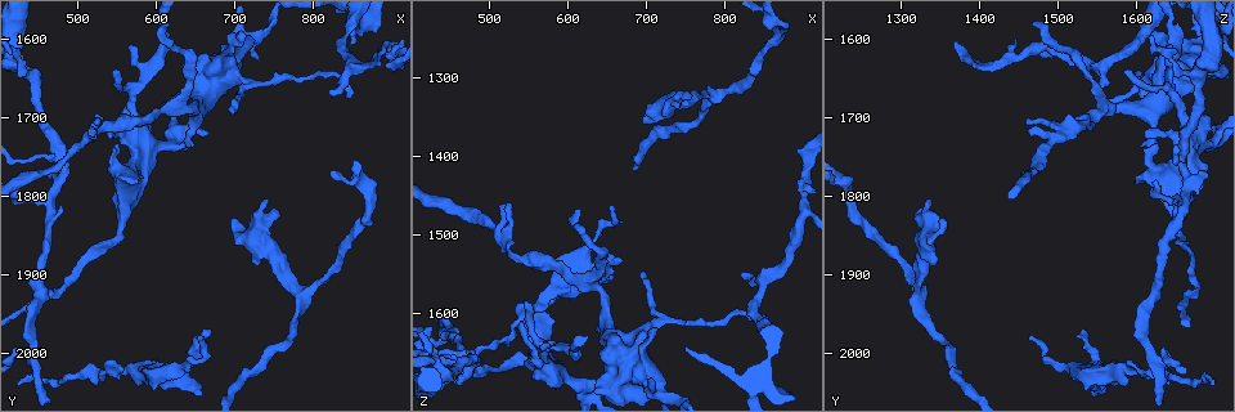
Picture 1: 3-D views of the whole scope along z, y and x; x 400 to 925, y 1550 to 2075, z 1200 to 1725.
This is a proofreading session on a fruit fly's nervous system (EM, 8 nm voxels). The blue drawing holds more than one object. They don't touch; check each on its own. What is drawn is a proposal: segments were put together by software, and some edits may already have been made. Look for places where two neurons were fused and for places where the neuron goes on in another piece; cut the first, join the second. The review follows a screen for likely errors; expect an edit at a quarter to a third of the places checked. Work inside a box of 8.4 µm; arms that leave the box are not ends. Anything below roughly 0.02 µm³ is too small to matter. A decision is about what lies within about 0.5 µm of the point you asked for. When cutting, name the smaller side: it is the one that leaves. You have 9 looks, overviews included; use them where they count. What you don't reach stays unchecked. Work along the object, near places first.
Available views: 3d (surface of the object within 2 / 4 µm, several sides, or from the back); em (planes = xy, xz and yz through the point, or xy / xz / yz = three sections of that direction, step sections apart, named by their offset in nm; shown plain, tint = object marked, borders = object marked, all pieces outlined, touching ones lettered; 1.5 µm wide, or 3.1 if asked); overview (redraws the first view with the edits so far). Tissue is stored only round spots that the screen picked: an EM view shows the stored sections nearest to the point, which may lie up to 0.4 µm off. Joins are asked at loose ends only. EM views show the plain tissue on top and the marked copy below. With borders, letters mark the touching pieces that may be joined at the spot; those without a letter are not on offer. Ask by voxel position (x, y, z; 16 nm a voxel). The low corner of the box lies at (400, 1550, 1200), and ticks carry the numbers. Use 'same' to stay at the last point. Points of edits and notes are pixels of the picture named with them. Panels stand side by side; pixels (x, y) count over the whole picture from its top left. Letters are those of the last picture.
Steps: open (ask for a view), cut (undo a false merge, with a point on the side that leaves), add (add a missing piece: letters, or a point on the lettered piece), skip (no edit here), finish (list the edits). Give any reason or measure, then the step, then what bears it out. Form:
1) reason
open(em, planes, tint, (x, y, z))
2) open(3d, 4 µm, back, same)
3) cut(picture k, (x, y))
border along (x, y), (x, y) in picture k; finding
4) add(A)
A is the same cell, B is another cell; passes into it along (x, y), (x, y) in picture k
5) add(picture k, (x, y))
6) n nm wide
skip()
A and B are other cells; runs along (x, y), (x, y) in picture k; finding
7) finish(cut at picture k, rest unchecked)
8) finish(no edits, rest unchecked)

an open end
open(3d, 2 µm, back, (840, 1670, 1610))

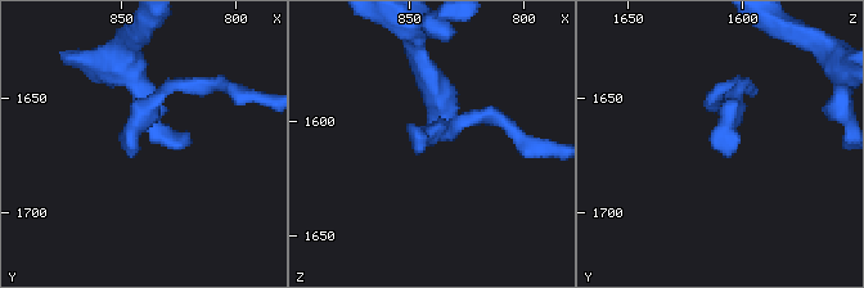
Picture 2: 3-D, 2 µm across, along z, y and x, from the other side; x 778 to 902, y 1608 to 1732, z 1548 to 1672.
shape alone is not enough
open(em, xz, step 4, tint, (843, 1676, 1607))

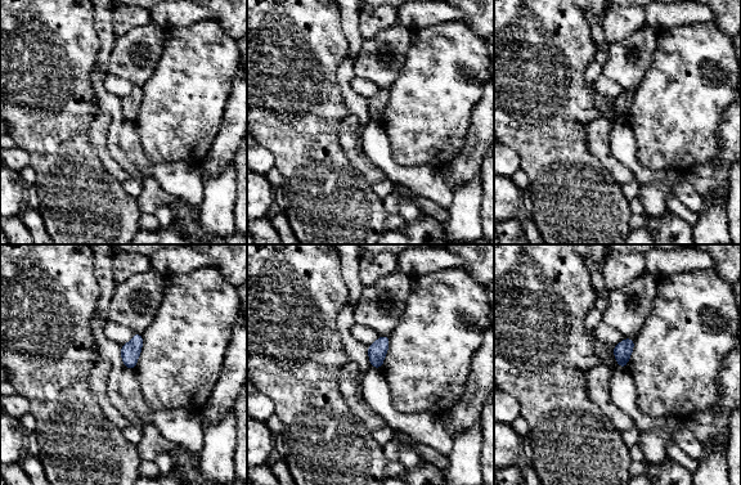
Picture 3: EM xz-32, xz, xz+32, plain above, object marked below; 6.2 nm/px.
open(em, planes, borders, same)

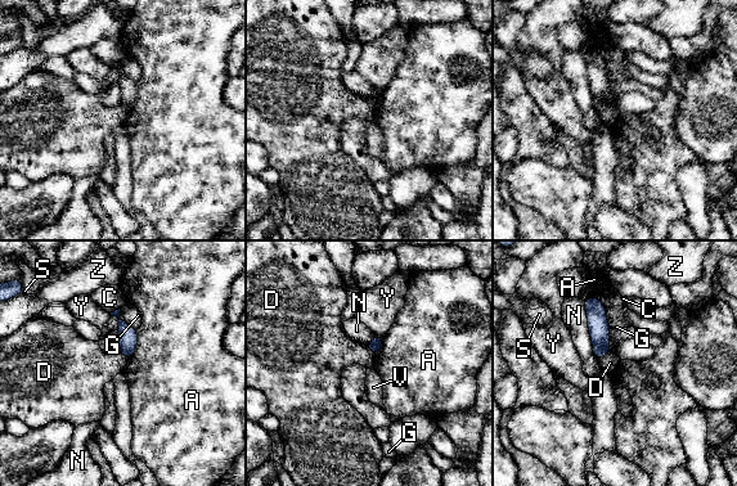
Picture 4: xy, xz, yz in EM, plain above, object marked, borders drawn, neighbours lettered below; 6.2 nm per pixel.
80 nm wide
skip()
A, C, D, G, N, S, V, Y and Z are other cells; border along (610, 351), (598, 359) in picture 4; no lettered piece goes on from it

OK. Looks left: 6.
open(3d, 4 µm, (460, 1770, 1685))

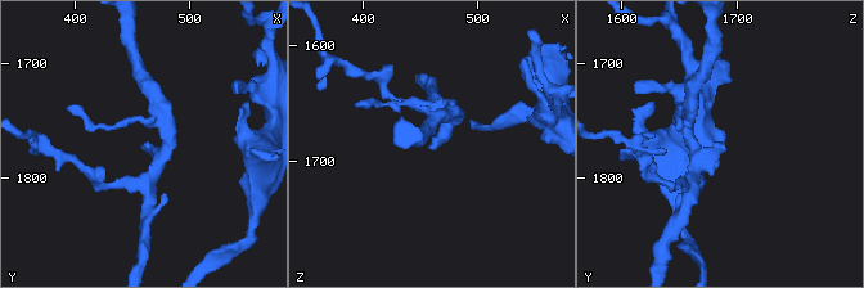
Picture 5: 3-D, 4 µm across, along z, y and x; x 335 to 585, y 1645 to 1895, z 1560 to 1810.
arms of 190, 200 nm
open(em, planes, borders, (456, 1772, 1686))

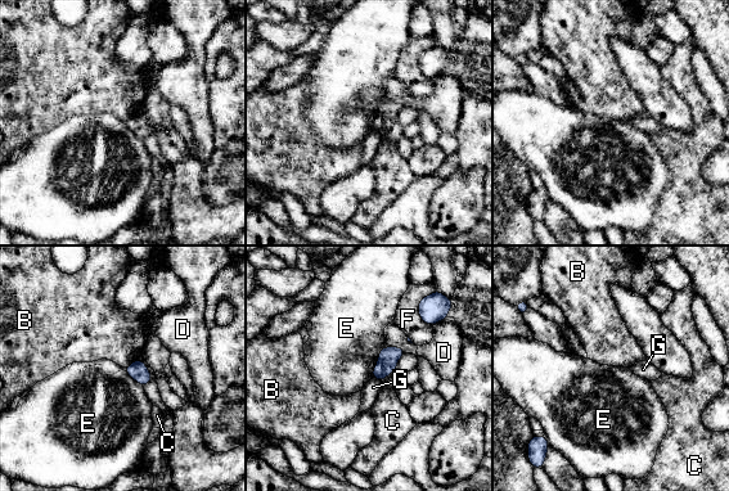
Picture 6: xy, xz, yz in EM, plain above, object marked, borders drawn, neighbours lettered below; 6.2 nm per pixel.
F touches over 190 nm
skip()
B, C, D, E, F and G are other cells; border along (125, 368), (142, 386) in picture 6; none of them fits

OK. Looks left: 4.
tapers out
open(3d, 4 µm, (525, 1700, 1465))

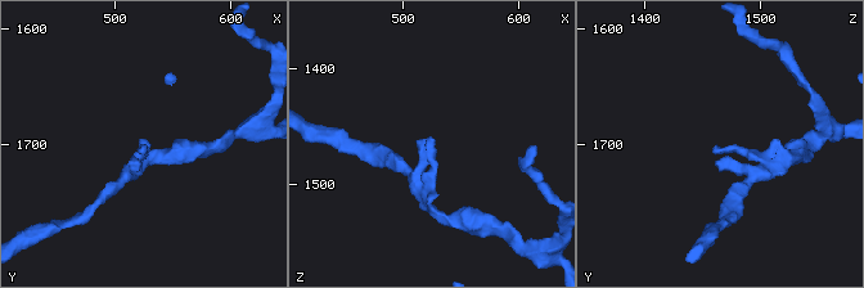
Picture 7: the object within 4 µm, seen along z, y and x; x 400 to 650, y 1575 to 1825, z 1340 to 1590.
open(em, xz, step 8, tint, (524, 1700, 1464))

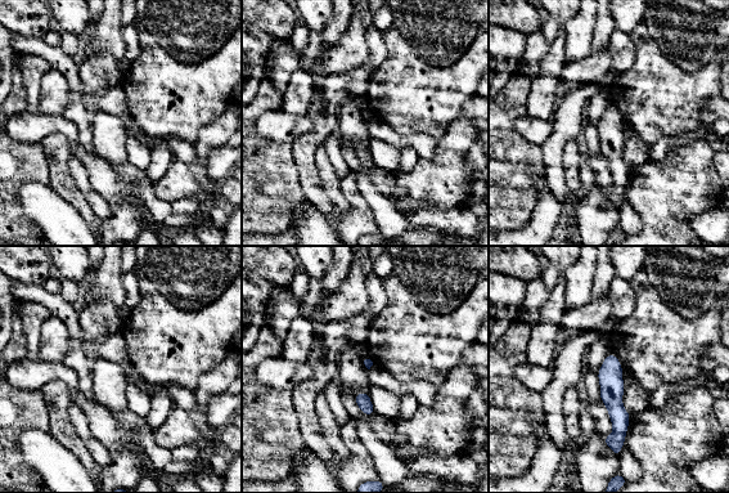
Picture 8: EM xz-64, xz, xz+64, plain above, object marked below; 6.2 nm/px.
open(em, planes, borders, same)

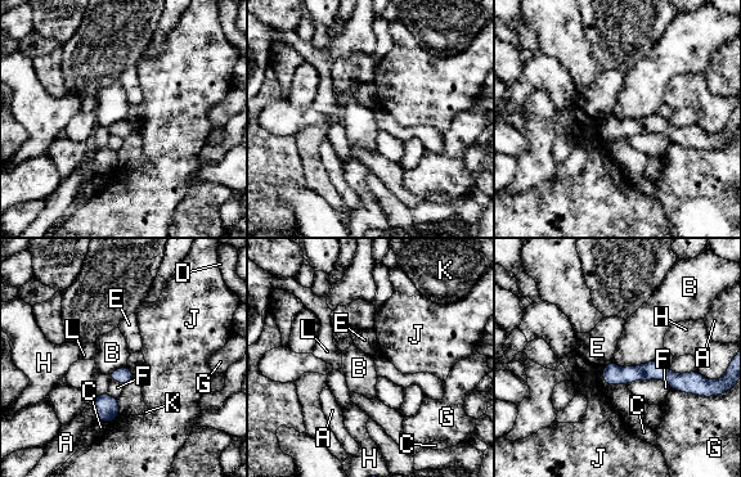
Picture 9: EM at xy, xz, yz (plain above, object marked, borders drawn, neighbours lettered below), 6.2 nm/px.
100 nm wide
skip()
A, B, C, D, E, F, G, H, J, K and L are other cells; runs along (606, 370), (694, 376) in picture 9; none of them fits

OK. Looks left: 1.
closes a loop
open(em, planes, borders, (620, 1735, 1695))

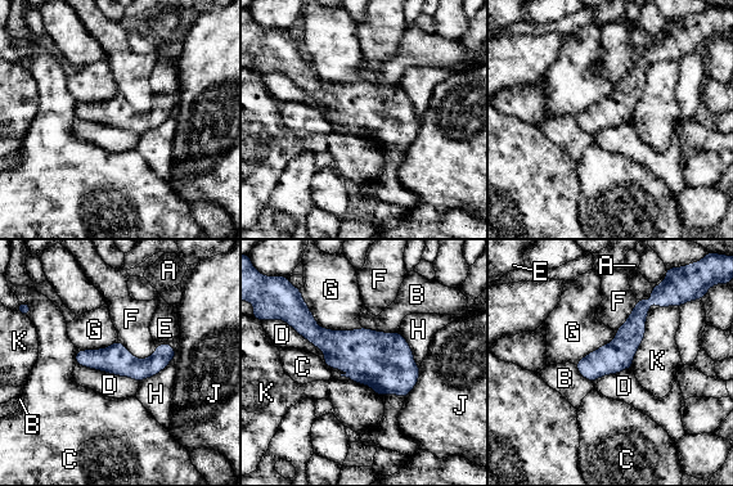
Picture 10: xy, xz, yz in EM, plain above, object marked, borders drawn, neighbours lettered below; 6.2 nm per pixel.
skip()
A, B, C, D, E, F, G, H, J and K are other cells; runs along (655, 300), (587, 374) in picture 10; one neuron here

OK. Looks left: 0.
finish(no edits, rest unchecked)

